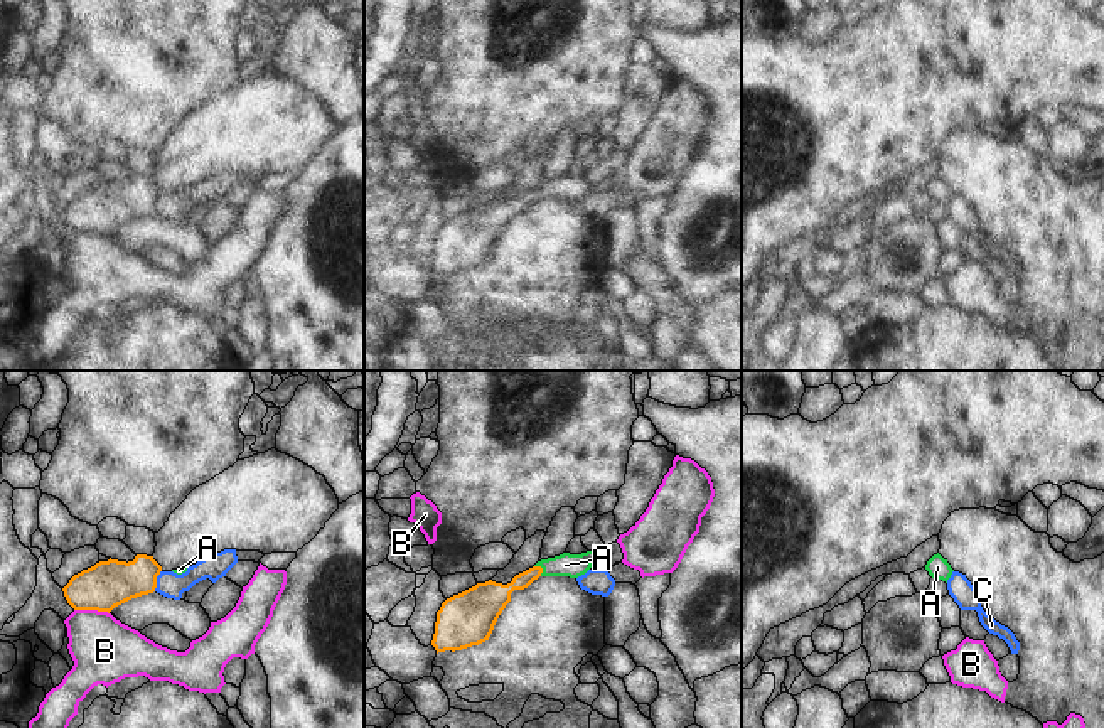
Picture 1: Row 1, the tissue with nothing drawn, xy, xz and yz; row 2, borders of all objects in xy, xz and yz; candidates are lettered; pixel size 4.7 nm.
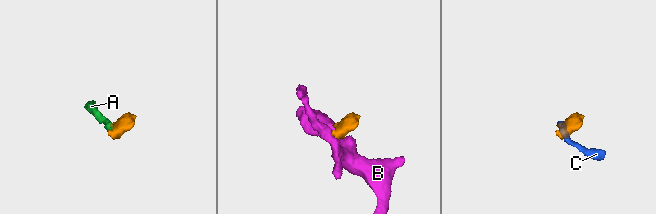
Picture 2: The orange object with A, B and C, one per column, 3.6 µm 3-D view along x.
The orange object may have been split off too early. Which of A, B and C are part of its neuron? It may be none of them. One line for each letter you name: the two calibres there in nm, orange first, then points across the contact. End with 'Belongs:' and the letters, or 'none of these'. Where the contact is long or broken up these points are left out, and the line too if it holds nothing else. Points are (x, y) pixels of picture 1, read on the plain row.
A: 120 nm thick on the orange side, 110 nm on the other; runs through xz (498, 218), (541, 191), (565, 187)
Belongs: A

